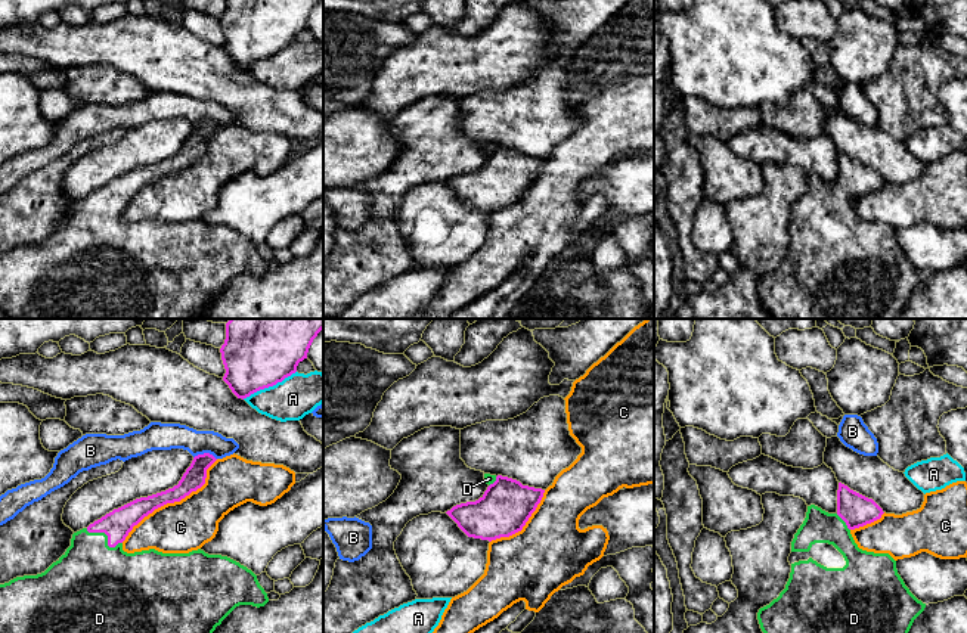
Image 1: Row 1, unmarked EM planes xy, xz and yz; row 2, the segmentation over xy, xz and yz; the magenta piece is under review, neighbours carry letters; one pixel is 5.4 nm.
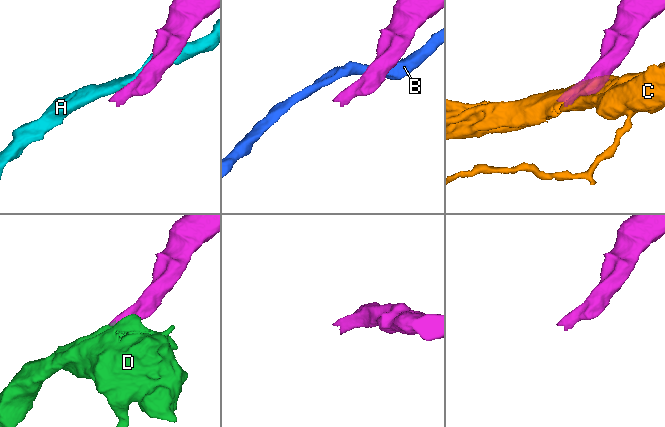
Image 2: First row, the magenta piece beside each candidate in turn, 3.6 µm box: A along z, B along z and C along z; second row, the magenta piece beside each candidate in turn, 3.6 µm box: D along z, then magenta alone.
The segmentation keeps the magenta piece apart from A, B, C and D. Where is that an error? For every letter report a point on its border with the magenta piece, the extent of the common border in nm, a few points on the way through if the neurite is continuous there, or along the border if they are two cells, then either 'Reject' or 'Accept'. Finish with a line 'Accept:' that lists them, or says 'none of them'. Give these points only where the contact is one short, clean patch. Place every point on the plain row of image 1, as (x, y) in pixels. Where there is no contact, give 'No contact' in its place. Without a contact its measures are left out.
A: Touches magenta at xy (269, 55). Shared border 340 nm. Reject
B: Touches magenta at xy (205, 123). Shared border 130 nm. Boundary: xy (194, 126), (210, 123), (216, 129). Reject
C: Touches magenta at xy (173, 171). Shared border 700 nm. Reject
D: Touches magenta at xy (108, 207). Shared border 220 nm. Accept
Accept: D

